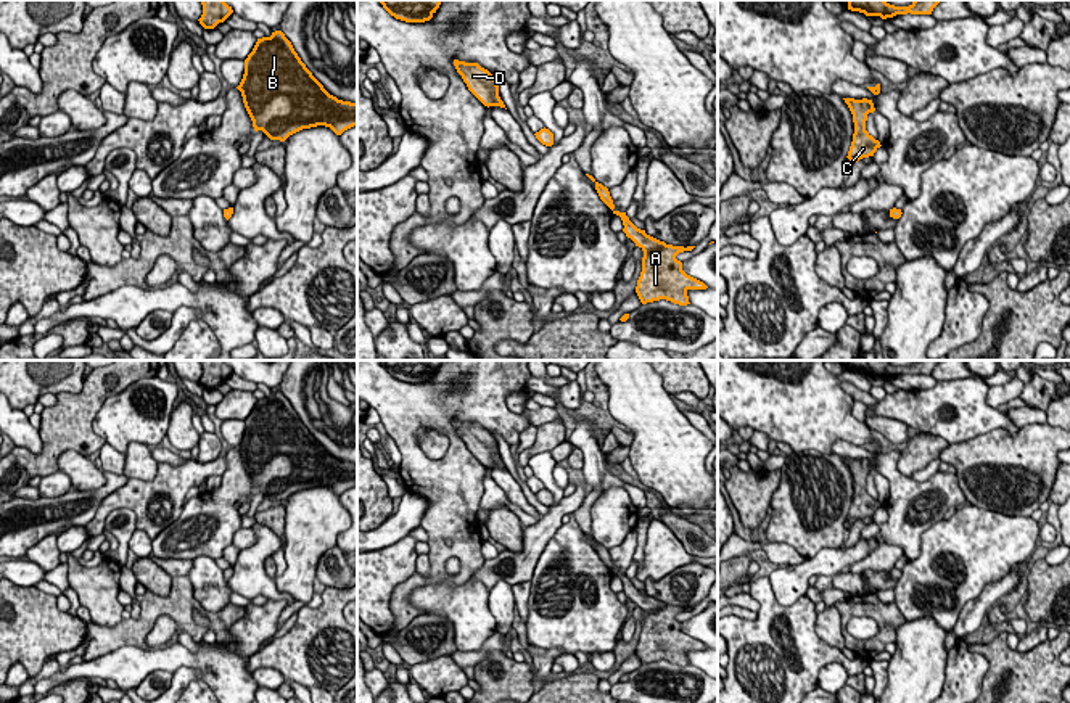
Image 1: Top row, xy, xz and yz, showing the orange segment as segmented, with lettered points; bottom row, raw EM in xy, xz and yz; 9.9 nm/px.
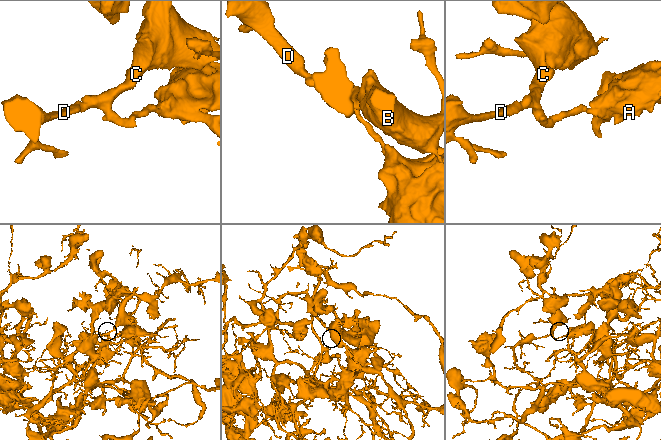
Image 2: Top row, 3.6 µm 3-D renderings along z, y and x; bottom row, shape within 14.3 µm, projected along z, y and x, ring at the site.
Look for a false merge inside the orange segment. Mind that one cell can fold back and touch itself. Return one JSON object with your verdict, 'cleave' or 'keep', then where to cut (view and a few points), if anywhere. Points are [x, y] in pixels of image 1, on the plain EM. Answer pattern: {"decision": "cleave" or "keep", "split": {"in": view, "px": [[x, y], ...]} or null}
{"decision": "cleave", "split": {"in": "xy", "px": [[230, 568], [232, 573]]}}

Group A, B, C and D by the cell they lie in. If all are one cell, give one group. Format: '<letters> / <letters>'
A / B C D

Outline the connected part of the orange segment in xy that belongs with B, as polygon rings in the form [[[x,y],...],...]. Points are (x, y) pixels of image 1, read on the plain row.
[[[282,391],[257,399],[237,449],[254,491],[262,491],[270,500],[285,502],[317,486],[341,495],[357,486],[357,463],[330,455]]]

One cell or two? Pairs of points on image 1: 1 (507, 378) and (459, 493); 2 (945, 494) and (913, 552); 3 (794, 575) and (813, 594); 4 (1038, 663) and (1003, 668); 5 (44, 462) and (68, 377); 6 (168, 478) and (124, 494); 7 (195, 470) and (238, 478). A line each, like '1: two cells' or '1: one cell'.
1: one cell
2: one cell
3: two cells
4: one cell
5: two cells
6: one cell
7: two cells

